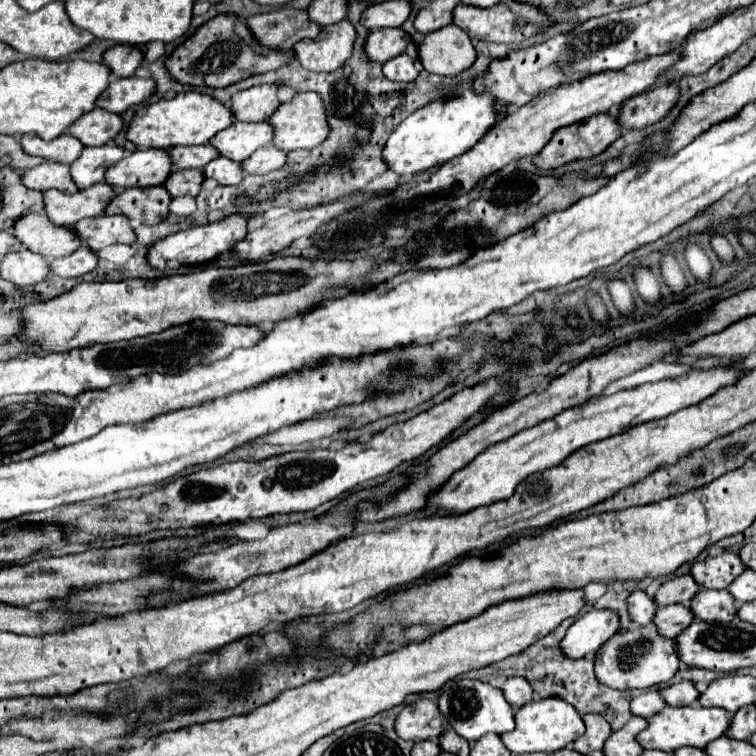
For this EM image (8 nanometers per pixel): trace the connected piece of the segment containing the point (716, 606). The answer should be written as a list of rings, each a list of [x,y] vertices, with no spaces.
[[[702,590],[690,604],[696,618],[706,622],[732,622],[736,618],[736,600],[728,590]]]

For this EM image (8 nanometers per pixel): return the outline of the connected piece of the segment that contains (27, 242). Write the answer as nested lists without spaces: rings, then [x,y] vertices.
[[[24,214],[20,222],[12,228],[16,238],[32,252],[44,254],[46,258],[62,258],[76,252],[82,242],[78,234],[70,228],[54,226],[46,214]]]

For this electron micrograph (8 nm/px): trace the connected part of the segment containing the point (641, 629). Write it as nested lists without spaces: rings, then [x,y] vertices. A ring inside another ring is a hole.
[[[656,624],[628,628],[626,632],[614,634],[594,660],[596,676],[602,684],[618,690],[632,690],[632,688],[650,688],[660,682],[668,682],[680,668],[680,654],[676,650],[676,638],[666,638],[658,632]]]

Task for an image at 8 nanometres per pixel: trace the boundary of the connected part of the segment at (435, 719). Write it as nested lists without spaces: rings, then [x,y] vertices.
[[[420,698],[408,704],[396,718],[396,732],[404,740],[437,741],[447,724],[448,719],[438,710],[436,702]]]

